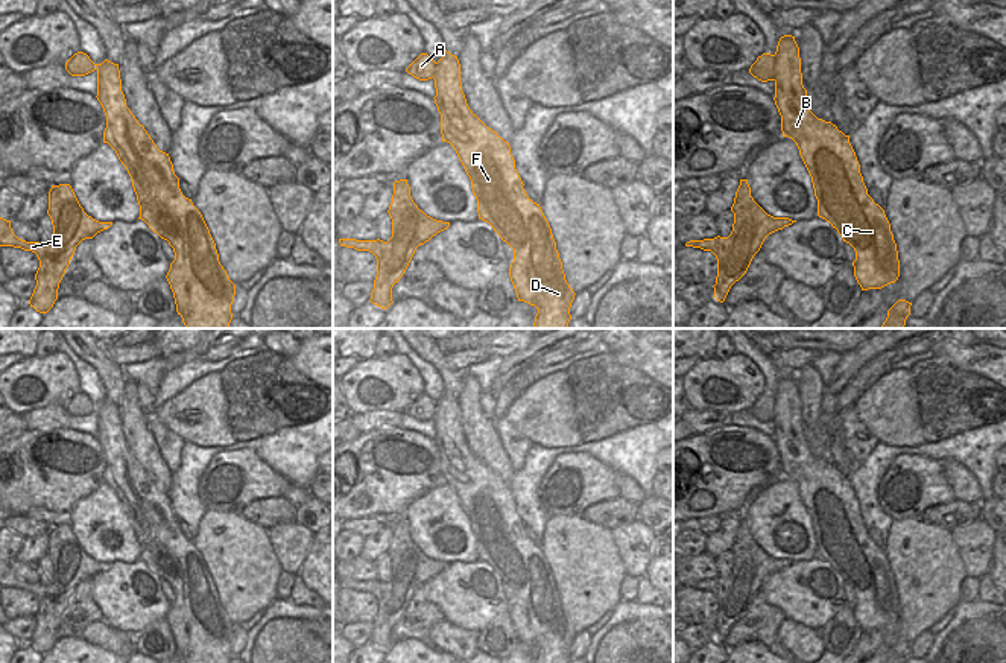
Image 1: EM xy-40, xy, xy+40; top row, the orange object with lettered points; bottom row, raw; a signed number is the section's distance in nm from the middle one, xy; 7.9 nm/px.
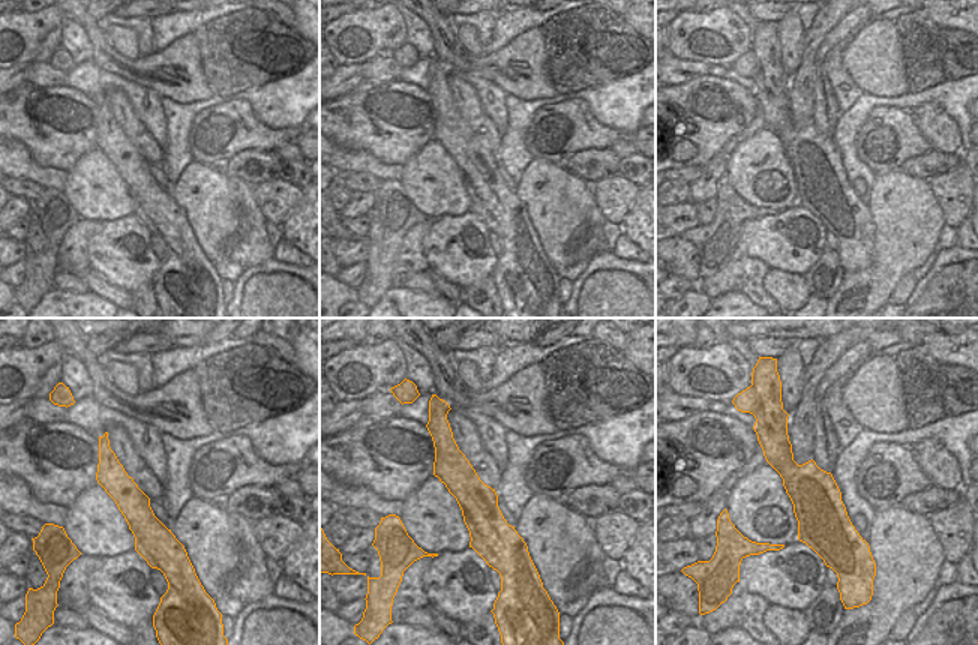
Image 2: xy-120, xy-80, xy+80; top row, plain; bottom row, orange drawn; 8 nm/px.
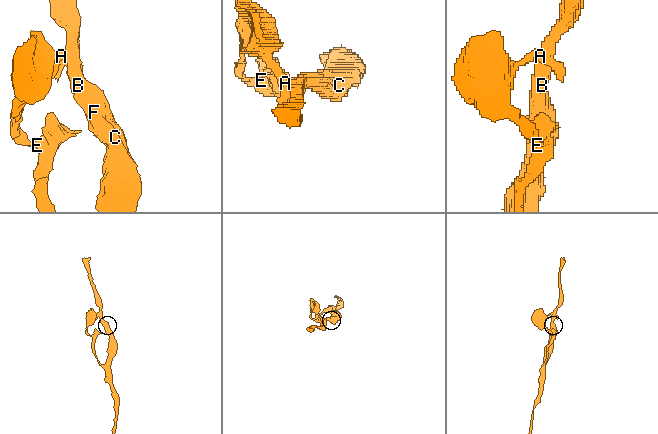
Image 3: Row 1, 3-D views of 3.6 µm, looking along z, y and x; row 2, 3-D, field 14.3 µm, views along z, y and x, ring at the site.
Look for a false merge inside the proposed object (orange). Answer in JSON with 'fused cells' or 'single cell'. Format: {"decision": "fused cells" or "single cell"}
{"decision": "fused cells"}

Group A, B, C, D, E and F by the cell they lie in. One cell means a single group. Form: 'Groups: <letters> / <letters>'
Groups: A E / B C D F.

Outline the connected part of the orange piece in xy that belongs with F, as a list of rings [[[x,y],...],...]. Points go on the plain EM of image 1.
[[[444,392],[436,403],[435,444],[441,455],[442,482],[450,484],[467,515],[477,540],[479,560],[488,563],[494,572],[514,590],[514,602],[509,617],[518,642],[538,649],[535,663],[570,663],[570,648],[574,633],[565,620],[562,602],[556,590],[552,569],[539,547],[533,543],[515,509],[511,487],[495,471],[488,468],[468,447],[460,423],[460,404],[457,397]]]

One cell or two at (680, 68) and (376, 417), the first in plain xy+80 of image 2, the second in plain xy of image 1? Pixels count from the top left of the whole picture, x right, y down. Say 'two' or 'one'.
one

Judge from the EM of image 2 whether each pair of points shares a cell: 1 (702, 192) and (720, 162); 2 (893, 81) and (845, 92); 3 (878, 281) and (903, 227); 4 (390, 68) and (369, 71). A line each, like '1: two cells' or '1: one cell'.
1: one cell
2: two cells
3: one cell
4: one cell

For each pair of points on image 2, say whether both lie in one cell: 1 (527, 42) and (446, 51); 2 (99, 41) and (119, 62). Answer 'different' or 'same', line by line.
1: same
2: same

